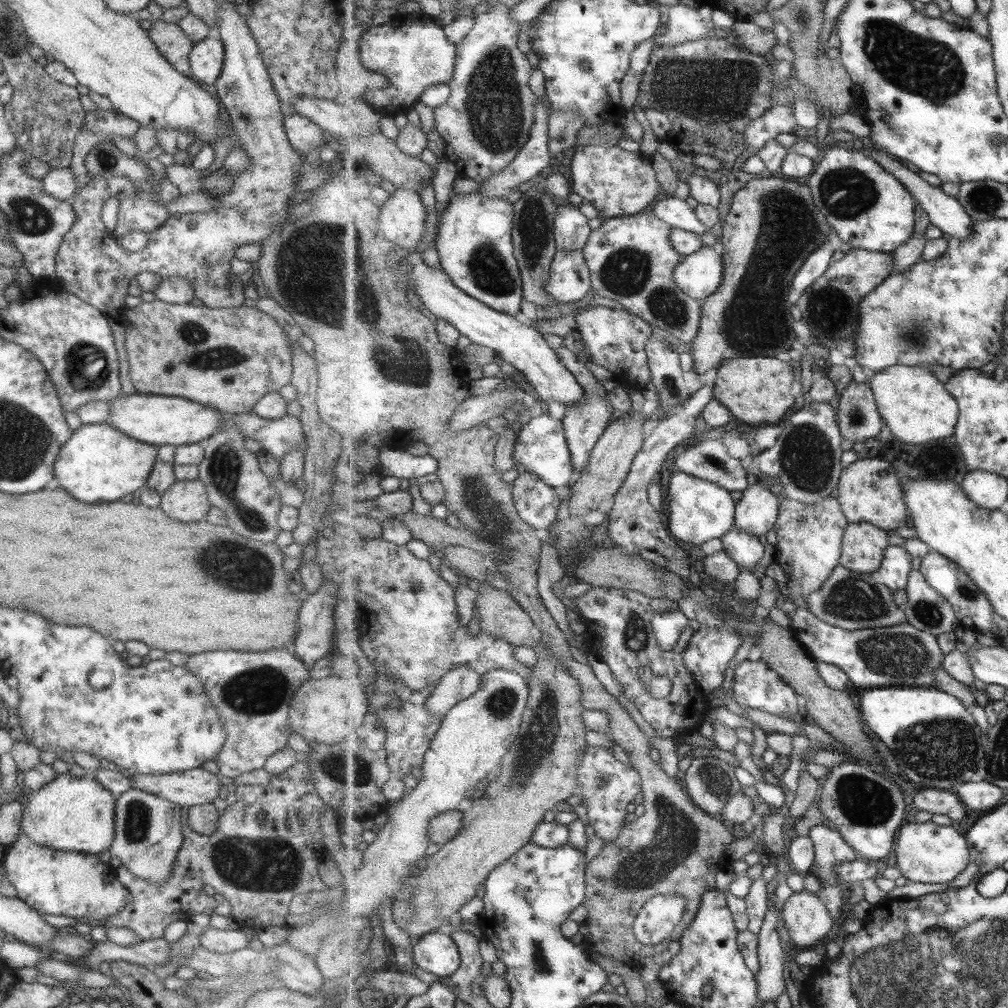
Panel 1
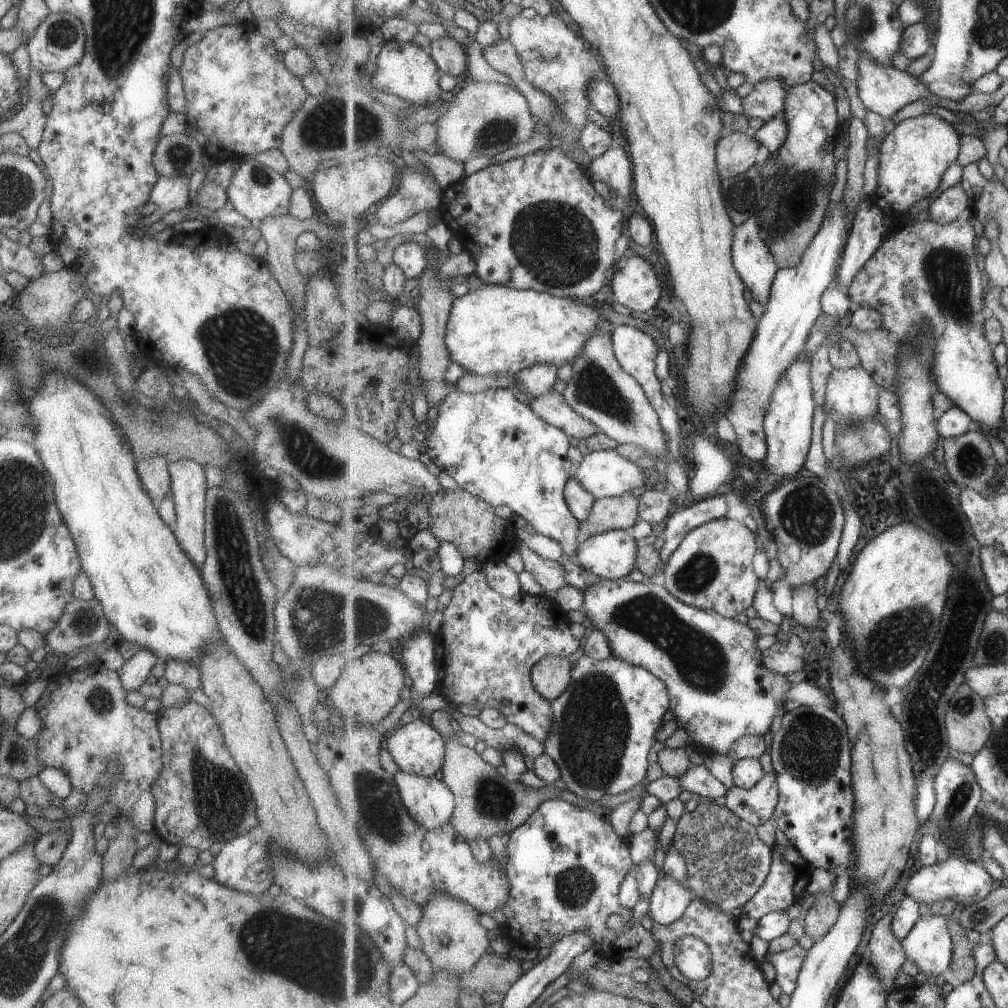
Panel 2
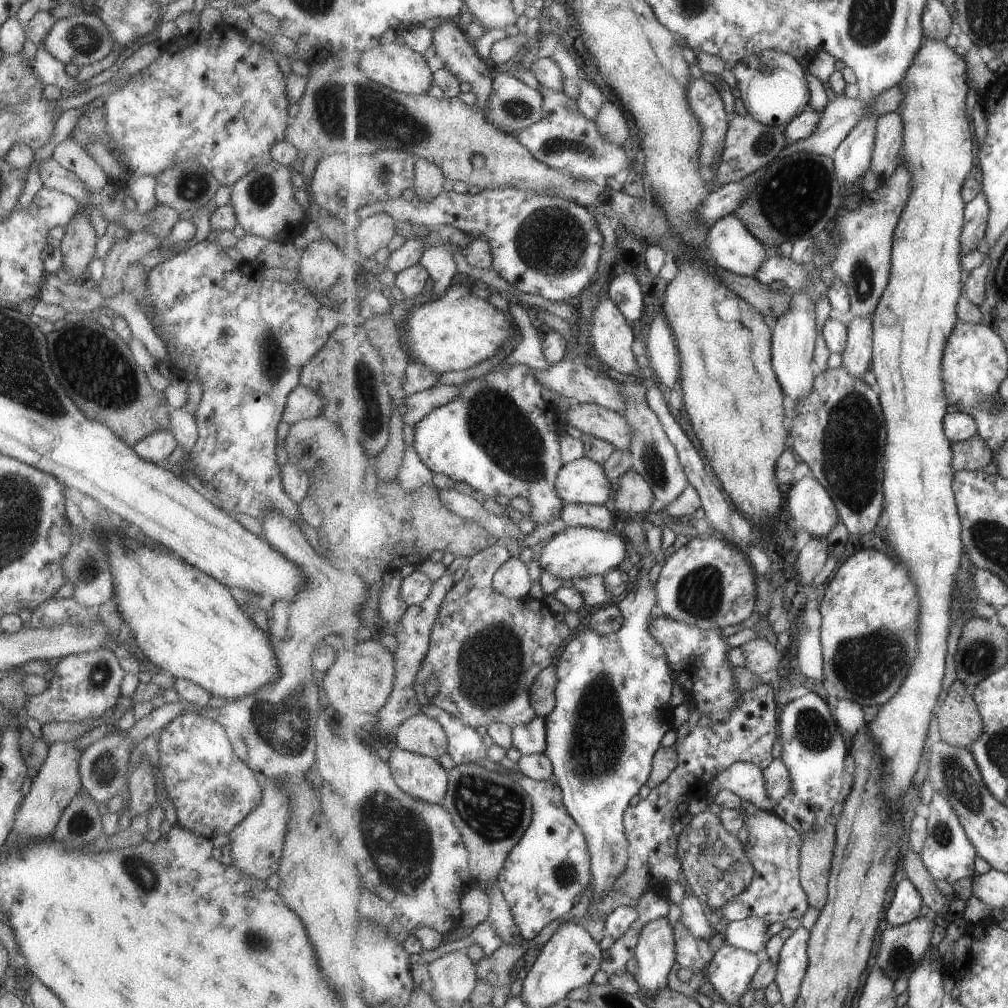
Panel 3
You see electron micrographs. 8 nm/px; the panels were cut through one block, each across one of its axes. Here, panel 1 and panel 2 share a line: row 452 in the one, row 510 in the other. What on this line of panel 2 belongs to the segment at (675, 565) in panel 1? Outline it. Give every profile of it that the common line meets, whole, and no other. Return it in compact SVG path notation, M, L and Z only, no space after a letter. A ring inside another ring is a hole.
M659 487L647 490L640 495L640 520L661 522L674 511L674 492Z

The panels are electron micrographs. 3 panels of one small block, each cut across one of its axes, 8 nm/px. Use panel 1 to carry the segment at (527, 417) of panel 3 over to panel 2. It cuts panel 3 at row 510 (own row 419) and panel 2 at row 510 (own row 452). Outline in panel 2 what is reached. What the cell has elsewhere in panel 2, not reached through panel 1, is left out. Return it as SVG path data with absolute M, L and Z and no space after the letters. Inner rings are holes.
M489 389L484 390L480 393L466 393L459 390L453 391L447 398L437 406L438 413L434 427L428 427L426 435L426 450L427 454L431 457L432 461L442 470L445 470L460 486L470 493L477 495L479 498L490 502L493 506L507 505L515 513L521 515L528 523L531 524L532 528L539 534L548 536L549 538L559 541L562 544L564 554L573 558L580 547L579 540L579 522L580 520L573 514L571 507L568 505L565 489L568 482L573 476L575 476L575 464L570 459L570 450L572 448L571 437L560 428L545 422L544 418L541 418L529 404L523 404L517 400L515 392L511 389Z

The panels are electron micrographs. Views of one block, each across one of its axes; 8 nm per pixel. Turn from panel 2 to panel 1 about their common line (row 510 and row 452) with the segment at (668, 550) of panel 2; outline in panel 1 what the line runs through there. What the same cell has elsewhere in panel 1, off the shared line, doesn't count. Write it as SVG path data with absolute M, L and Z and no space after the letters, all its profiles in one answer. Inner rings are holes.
M698 437L698 441L687 445L678 455L673 454L671 462L675 462L673 466L675 466L676 470L715 482L730 491L738 490L743 493L749 488L747 470L741 466L740 459L731 457L729 452L727 452L727 446L719 441L719 438L701 439L699 441Z

